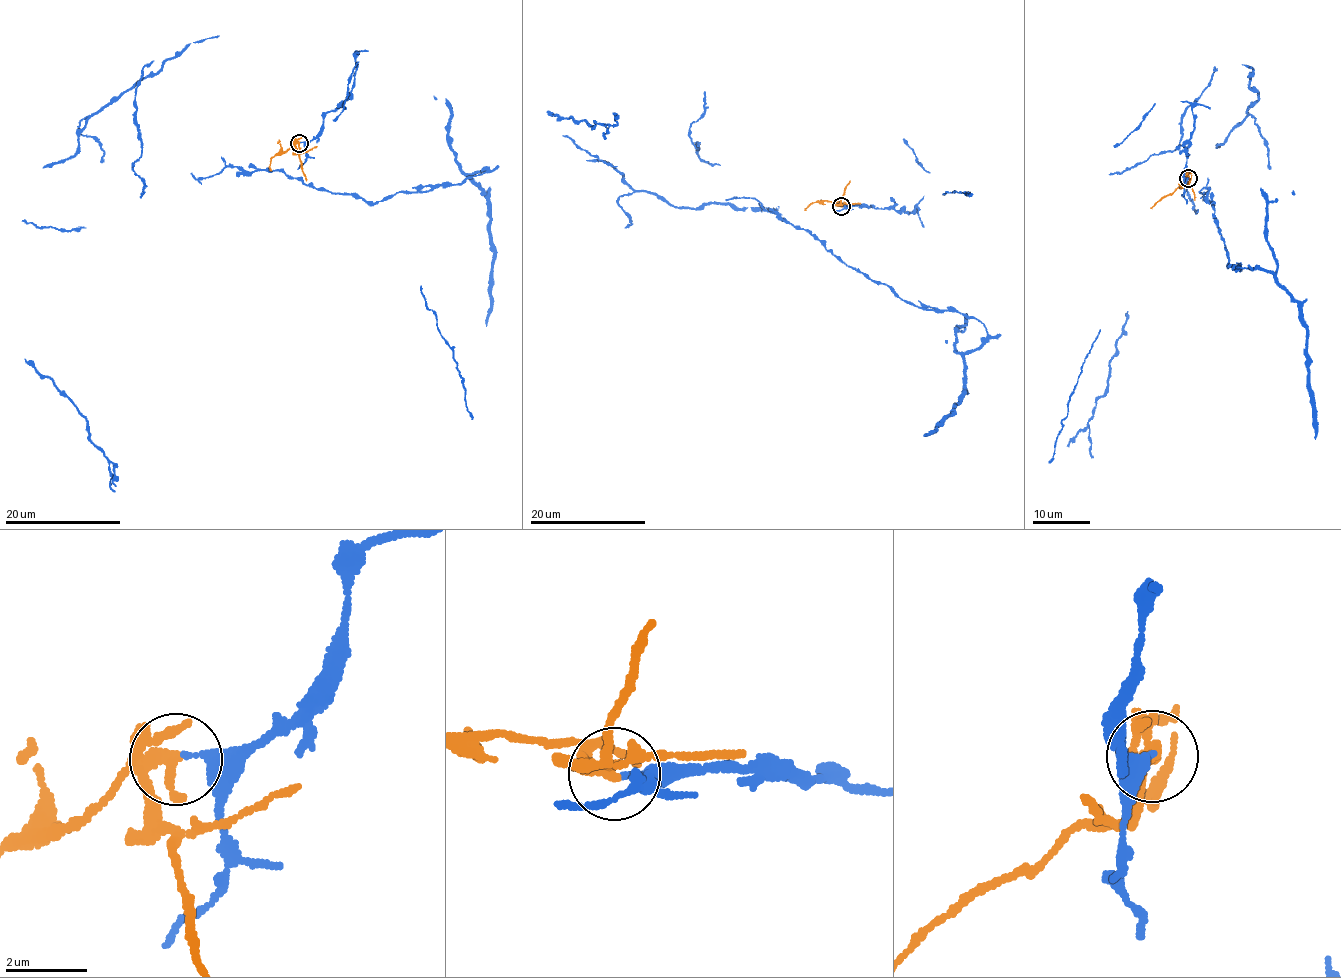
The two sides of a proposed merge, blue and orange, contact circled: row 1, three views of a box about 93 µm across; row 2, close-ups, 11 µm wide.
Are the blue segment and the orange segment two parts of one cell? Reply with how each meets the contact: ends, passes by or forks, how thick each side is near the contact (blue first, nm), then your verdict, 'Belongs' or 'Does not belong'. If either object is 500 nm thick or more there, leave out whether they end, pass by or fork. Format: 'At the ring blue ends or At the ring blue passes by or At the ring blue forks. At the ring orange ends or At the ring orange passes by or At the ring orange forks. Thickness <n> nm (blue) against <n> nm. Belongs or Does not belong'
At the ring blue ends. At the ring orange passes by. Thickness 220 nm (blue) against 240 nm. Does not belong

